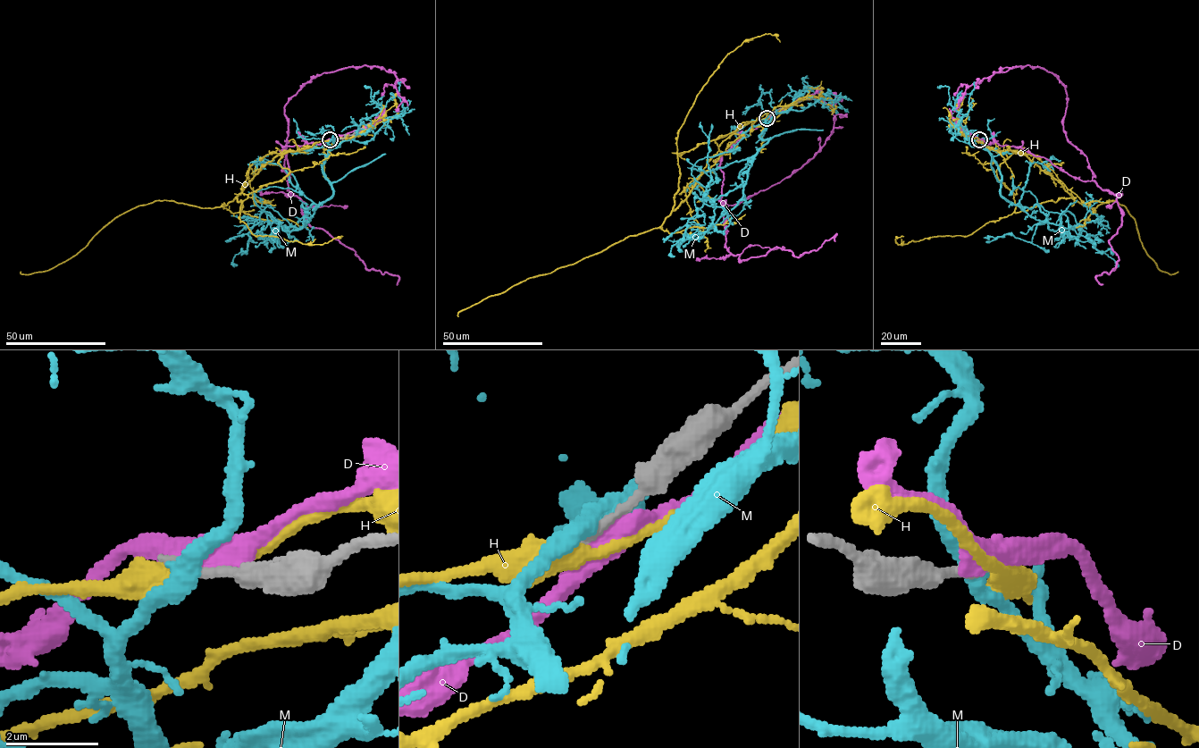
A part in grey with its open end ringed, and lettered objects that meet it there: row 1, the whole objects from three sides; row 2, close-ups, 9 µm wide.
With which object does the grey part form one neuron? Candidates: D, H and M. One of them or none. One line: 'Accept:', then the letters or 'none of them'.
Accept: none of them

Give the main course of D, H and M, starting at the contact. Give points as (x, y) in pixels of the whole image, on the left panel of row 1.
D: (331, 139), (286, 146), (287, 180), (285, 105), (323, 72), (364, 65), (392, 71), (403, 100), (396, 111)
H: (331, 139), (278, 154), (222, 206), (169, 200), (140, 205), (113, 218), (62, 263), (20, 272)
M: (331, 139), (322, 167), (332, 195), (303, 227), (284, 231), (255, 202), (254, 192), (295, 190), (291, 173)

